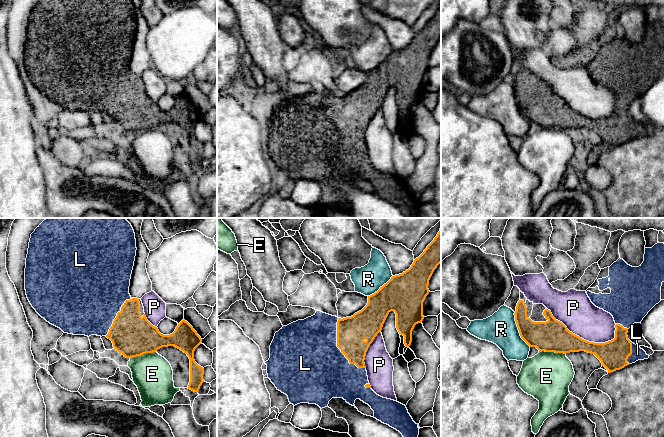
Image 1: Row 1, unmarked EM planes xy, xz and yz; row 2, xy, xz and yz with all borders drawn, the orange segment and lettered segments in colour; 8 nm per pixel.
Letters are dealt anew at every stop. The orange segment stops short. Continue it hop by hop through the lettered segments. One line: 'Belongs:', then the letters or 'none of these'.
Belongs: L

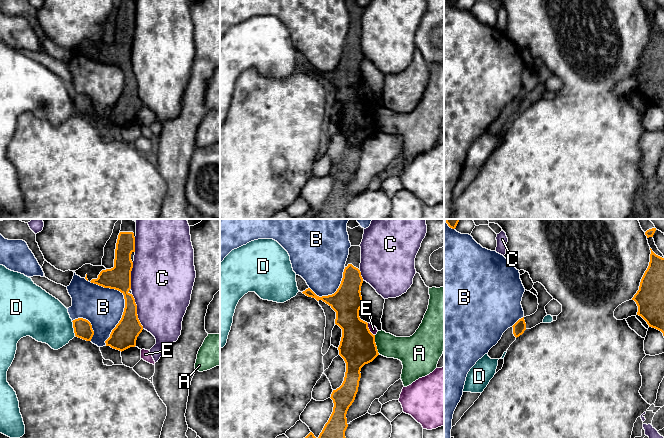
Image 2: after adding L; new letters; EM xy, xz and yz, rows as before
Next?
Belongs: none of these

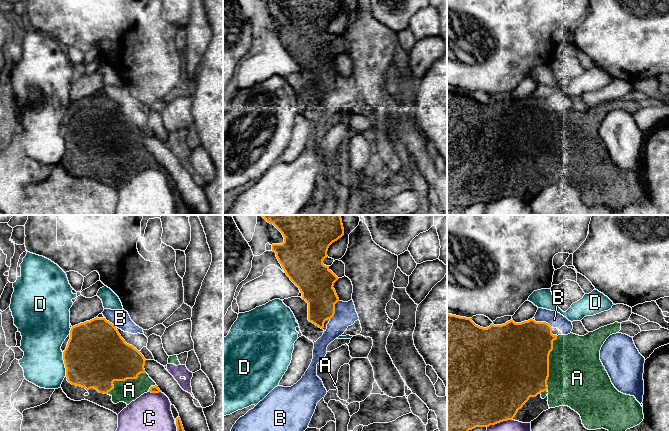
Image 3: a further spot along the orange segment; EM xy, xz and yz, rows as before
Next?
Belongs: A

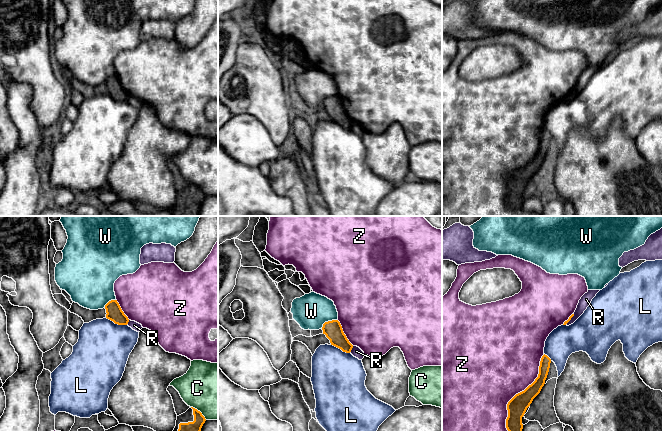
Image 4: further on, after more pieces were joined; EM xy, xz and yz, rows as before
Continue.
Belongs: none of these

